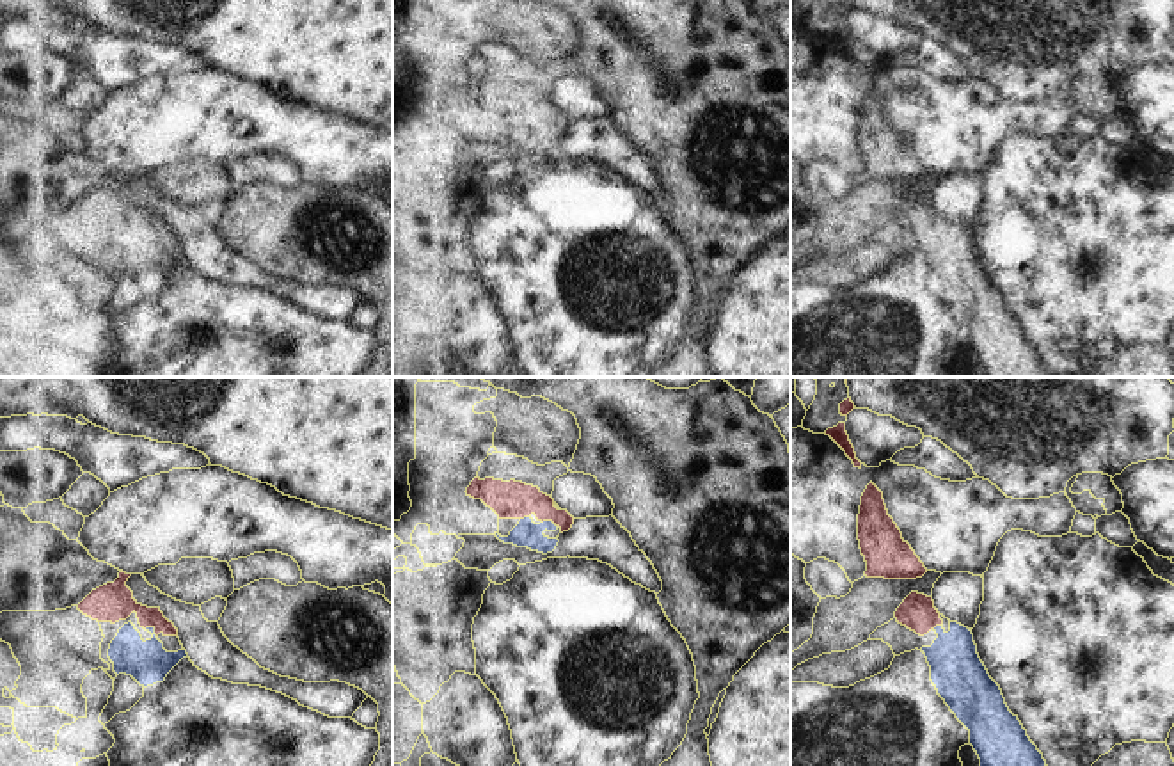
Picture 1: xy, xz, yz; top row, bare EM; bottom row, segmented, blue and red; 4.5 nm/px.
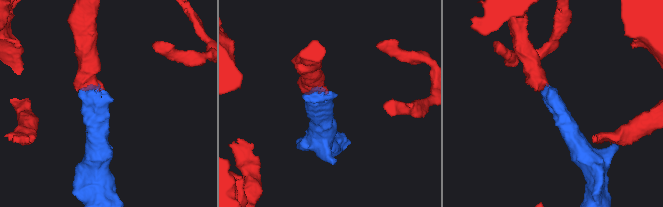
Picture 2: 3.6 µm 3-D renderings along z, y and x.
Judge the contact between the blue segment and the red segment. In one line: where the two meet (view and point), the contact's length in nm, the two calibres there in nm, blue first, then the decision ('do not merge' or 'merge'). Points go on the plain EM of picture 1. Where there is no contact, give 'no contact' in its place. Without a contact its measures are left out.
xy (151, 230) | 70 nm | 190/180 nm | merge

